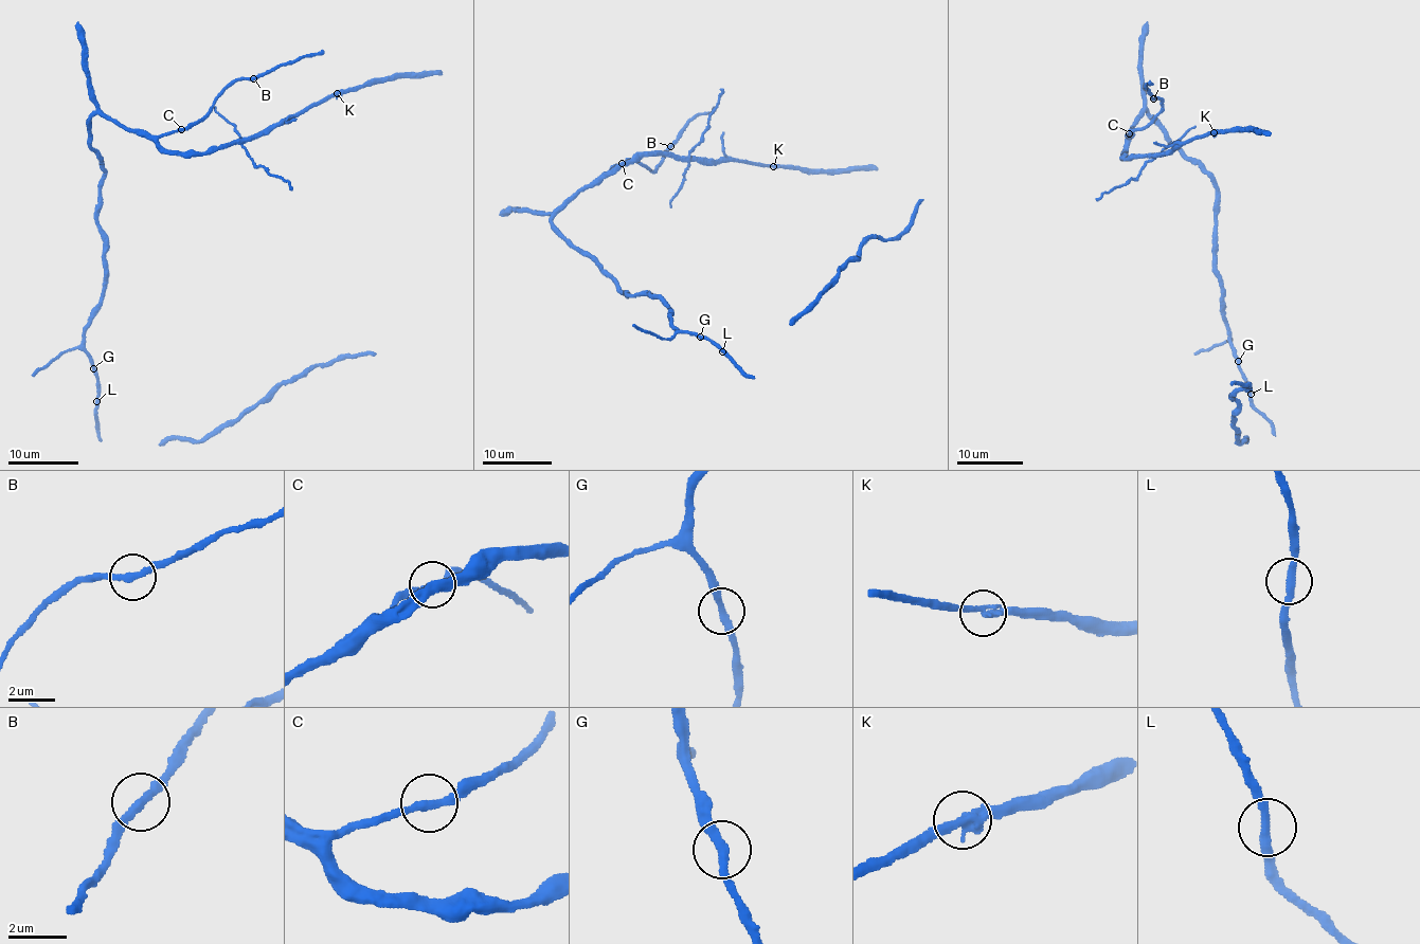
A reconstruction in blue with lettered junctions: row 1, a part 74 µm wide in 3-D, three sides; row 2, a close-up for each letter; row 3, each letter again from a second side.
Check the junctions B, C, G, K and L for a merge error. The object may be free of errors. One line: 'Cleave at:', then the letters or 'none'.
Cleave at: none

